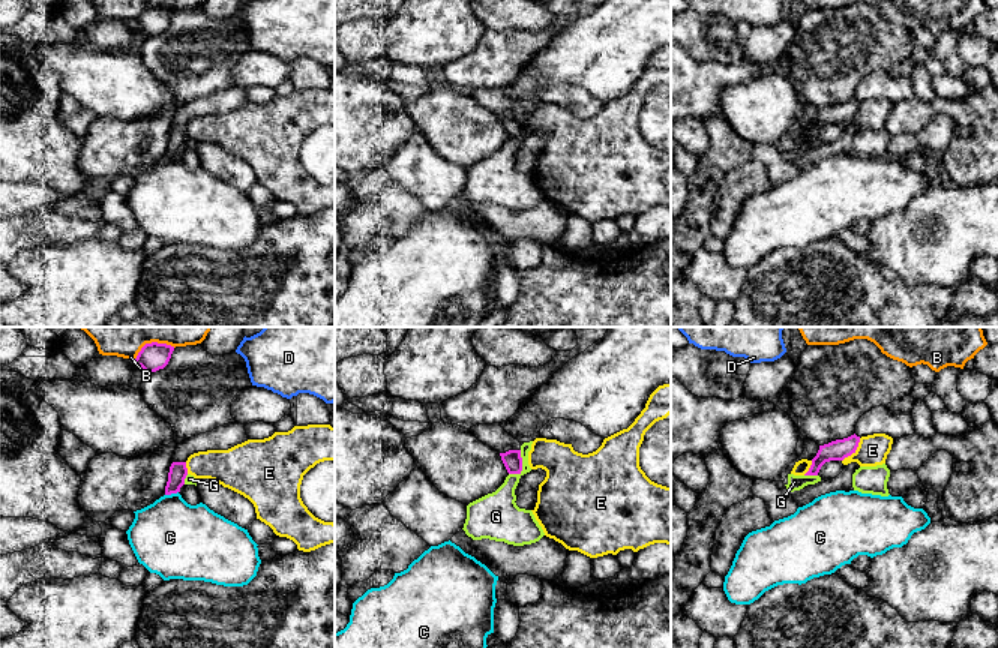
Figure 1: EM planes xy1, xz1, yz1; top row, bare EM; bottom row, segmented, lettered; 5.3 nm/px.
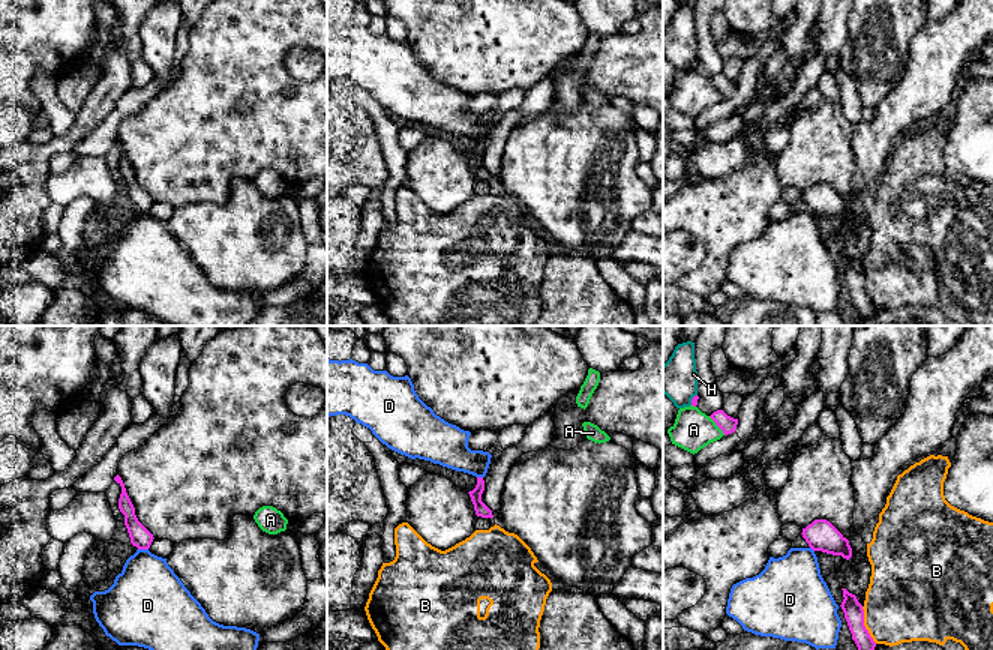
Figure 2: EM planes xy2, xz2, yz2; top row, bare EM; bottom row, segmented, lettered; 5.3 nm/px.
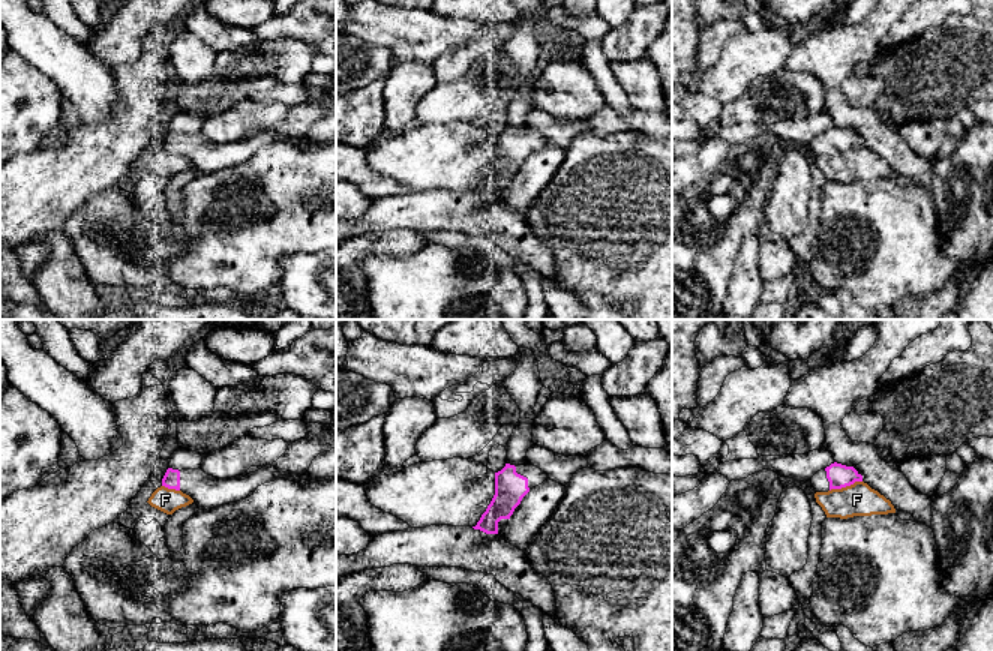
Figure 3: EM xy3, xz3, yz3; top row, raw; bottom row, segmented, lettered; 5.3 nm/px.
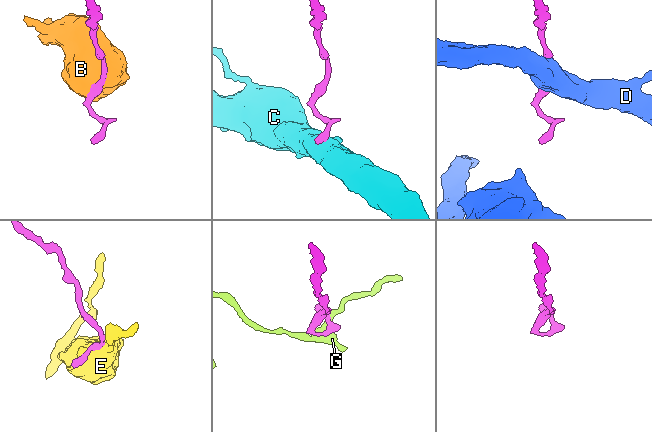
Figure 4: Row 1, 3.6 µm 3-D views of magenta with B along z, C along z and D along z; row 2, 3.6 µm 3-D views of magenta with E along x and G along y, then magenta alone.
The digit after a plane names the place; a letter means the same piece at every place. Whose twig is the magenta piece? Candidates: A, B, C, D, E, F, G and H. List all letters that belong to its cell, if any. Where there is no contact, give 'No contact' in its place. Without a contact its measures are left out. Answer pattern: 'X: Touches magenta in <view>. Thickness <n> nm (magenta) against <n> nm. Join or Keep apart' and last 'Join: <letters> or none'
A: Touches magenta in yz2. Thickness 90 nm (magenta) against 220 nm. Keep apart
B: Touches magenta in yz2. Thickness 110 nm (magenta) against 420 nm. Keep apart
C: Touches magenta in xy1. Thickness 100 nm (magenta) against 420 nm. Keep apart
D: Touches magenta in xy2. Thickness 110 nm (magenta) against 380 nm. Keep apart
E: Touches magenta in yz1. Thickness 110 nm (magenta) against 170 nm. Keep apart
F: Touches magenta in yz3. Thickness 130 nm (magenta) against 180 nm. Keep apart
G: Touches magenta in xz1. Thickness 100 nm (magenta) against 180 nm. Keep apart
H: Touches magenta in yz2. Thickness 30 nm (magenta) against 220 nm. Keep apart
Join: none

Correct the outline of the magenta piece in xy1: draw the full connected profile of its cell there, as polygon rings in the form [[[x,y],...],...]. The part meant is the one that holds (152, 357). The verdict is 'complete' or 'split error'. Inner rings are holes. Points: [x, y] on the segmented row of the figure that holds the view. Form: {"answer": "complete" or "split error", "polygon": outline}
{"answer": "complete", "polygon": [[[146,344],[134,362],[135,366],[141,366],[147,374],[152,374],[168,364],[173,351],[174,346],[167,344]]]}

